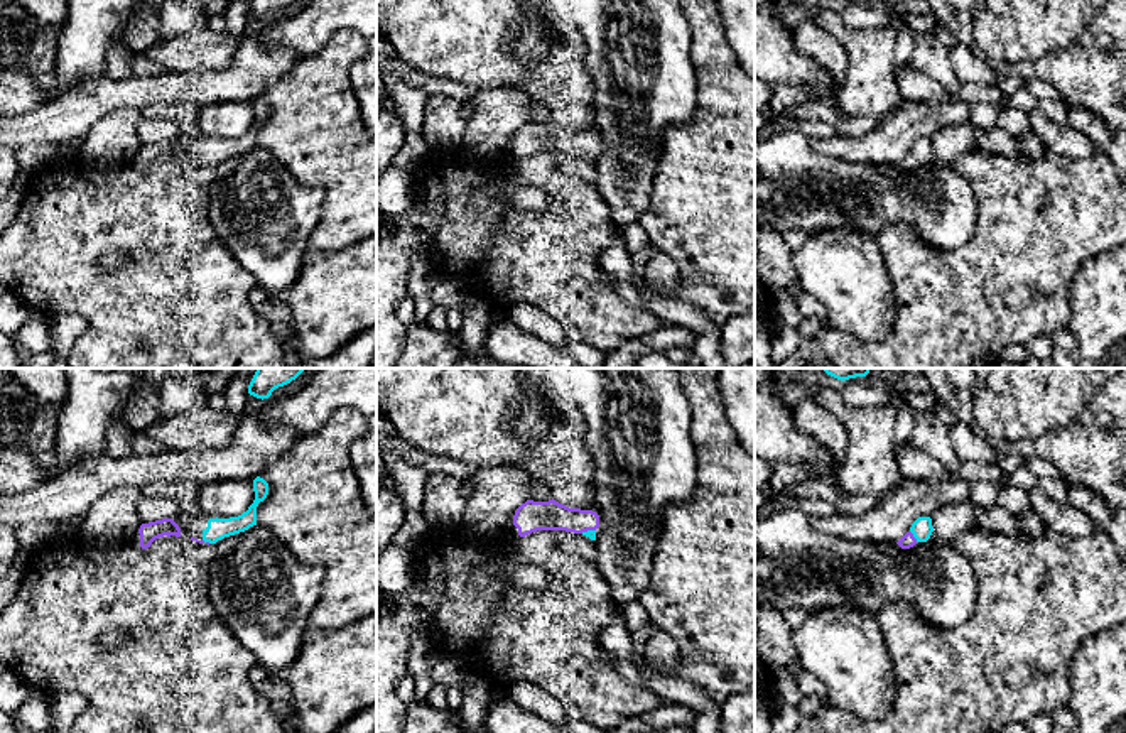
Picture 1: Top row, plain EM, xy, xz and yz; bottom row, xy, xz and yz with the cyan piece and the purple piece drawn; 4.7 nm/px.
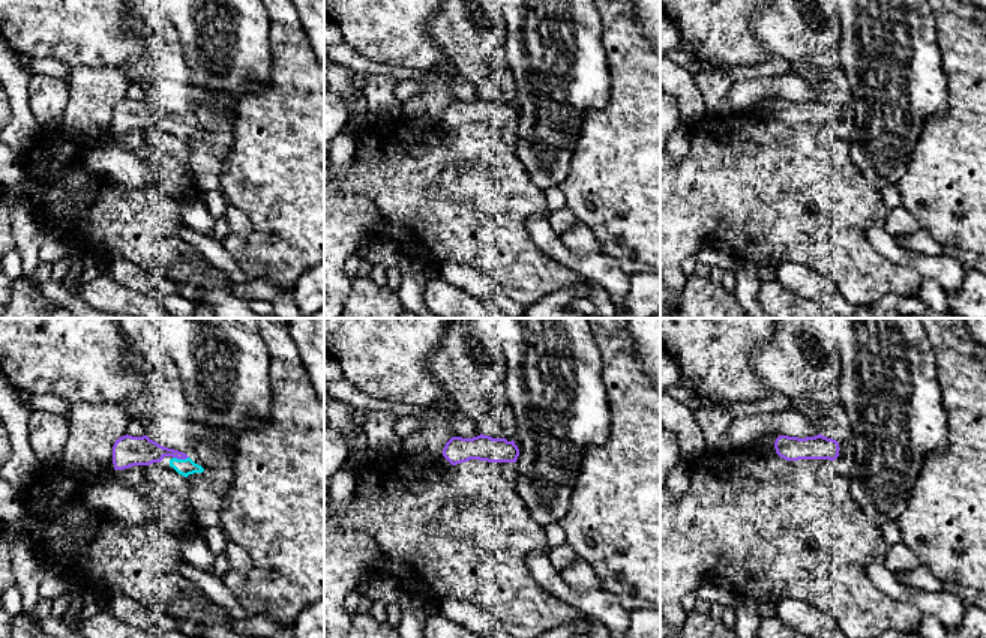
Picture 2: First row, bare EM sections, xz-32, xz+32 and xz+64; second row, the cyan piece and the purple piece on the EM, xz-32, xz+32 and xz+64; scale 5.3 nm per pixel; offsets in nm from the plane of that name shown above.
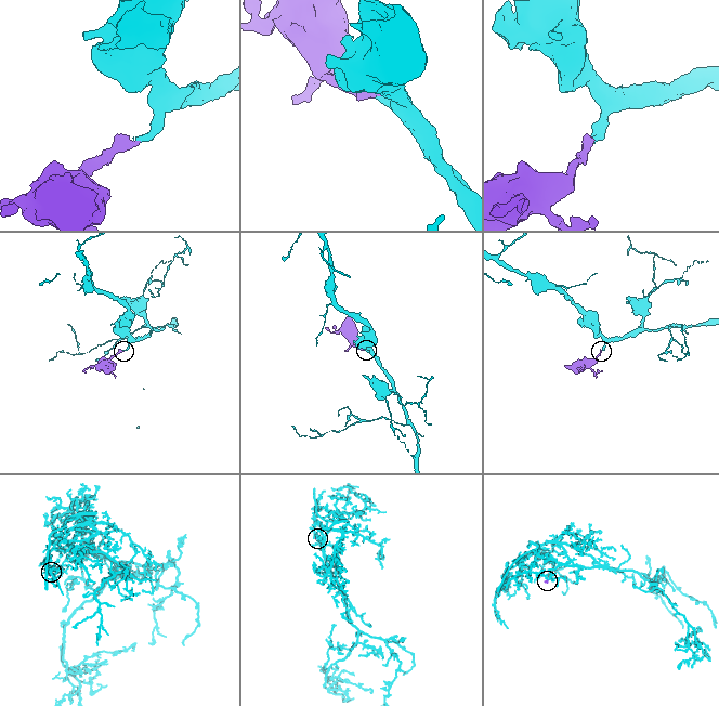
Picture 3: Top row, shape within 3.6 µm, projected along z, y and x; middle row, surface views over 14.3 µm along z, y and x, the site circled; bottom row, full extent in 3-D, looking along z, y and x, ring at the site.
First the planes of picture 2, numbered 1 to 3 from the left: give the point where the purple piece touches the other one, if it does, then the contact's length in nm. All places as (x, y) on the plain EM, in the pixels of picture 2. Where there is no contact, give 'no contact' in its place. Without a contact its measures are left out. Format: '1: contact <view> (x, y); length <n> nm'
1: contact xz-32 (180, 123); length 90 nm
2: no contact
3: no contact

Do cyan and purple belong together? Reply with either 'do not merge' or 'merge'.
merge

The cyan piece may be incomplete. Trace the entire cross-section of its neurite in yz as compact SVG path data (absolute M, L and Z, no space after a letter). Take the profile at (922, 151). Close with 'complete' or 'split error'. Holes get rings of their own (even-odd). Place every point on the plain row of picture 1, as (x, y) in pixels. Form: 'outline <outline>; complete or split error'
outline M918 138L910 152L896 164L901 171L910 171L917 164L927 164L934 154L930 138Z; split error

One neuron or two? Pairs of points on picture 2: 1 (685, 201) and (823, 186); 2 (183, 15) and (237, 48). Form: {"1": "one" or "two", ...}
{"1": "one", "2": "one"}

